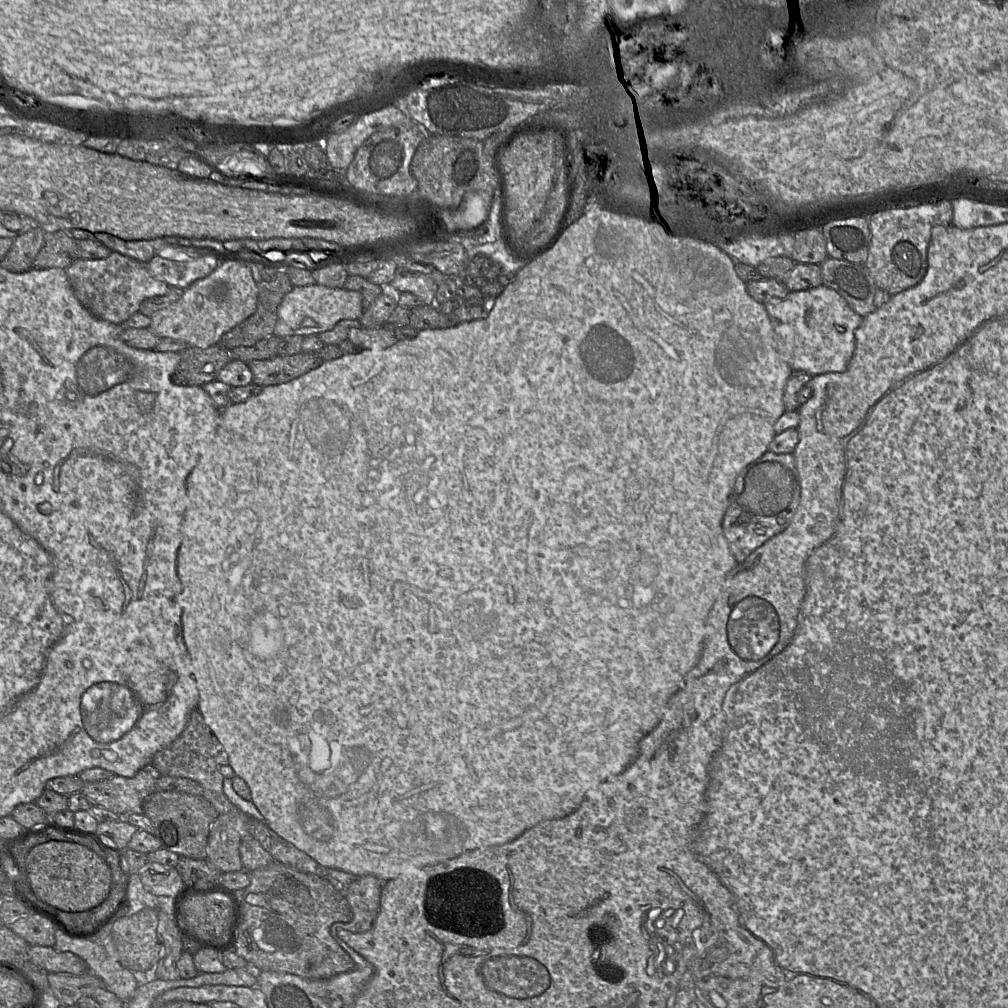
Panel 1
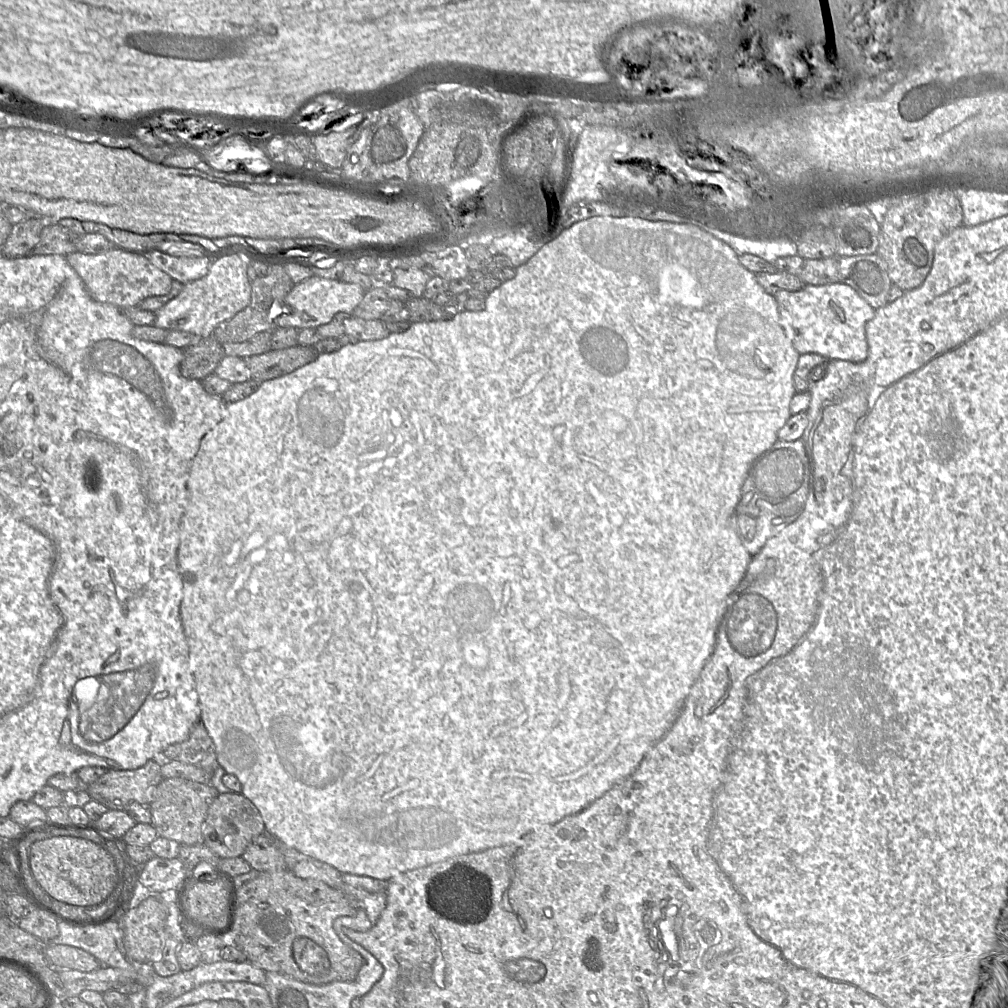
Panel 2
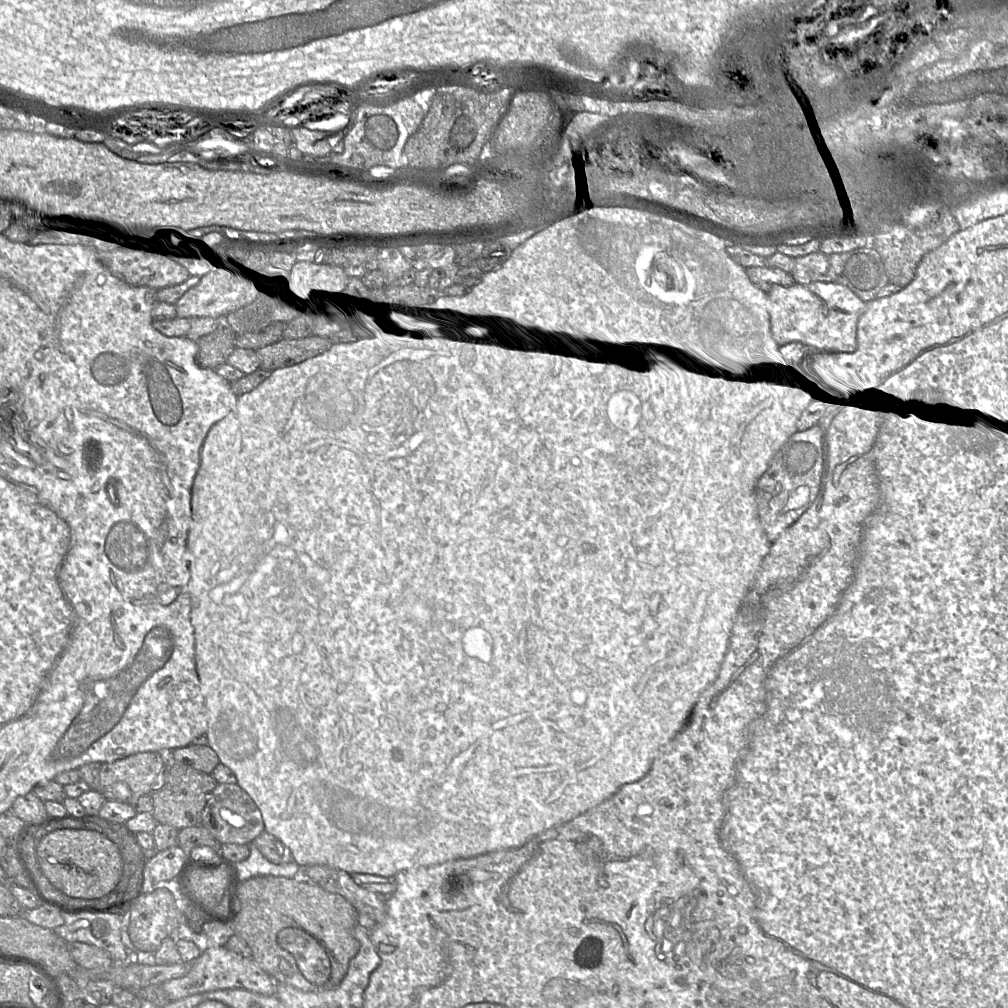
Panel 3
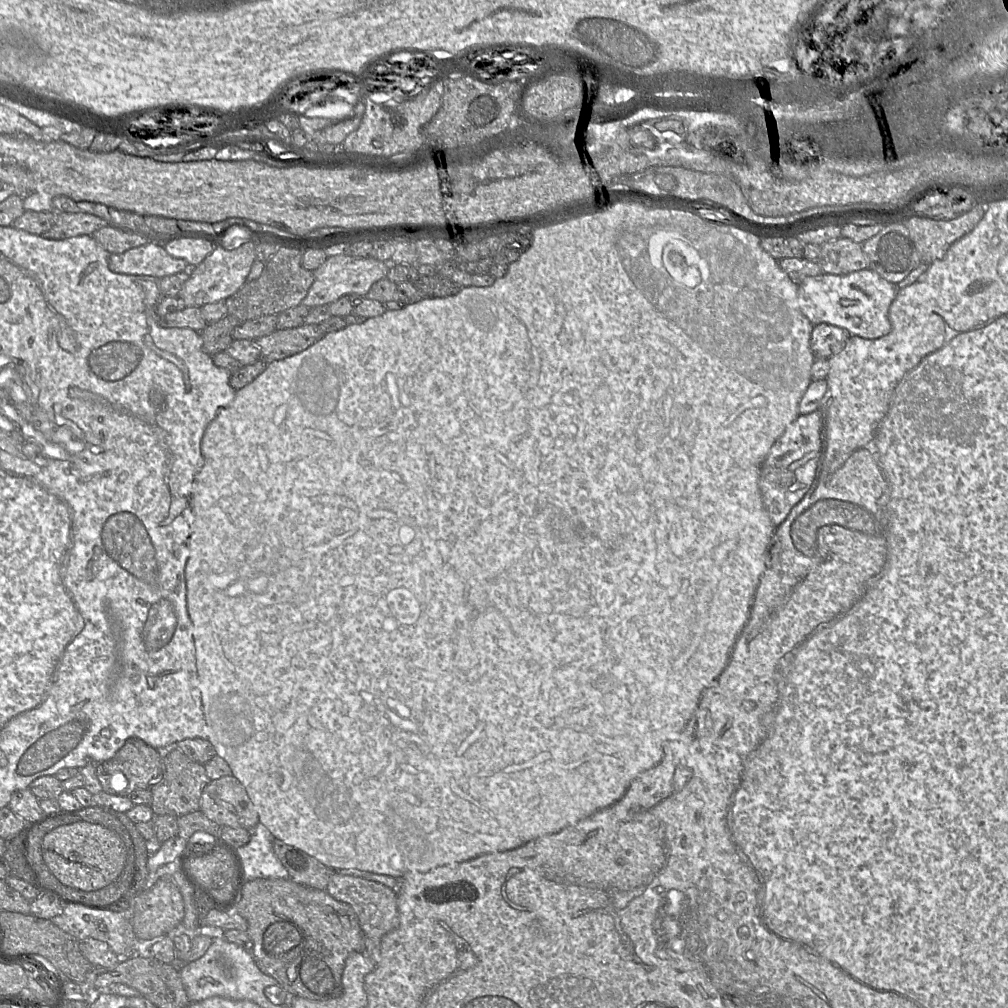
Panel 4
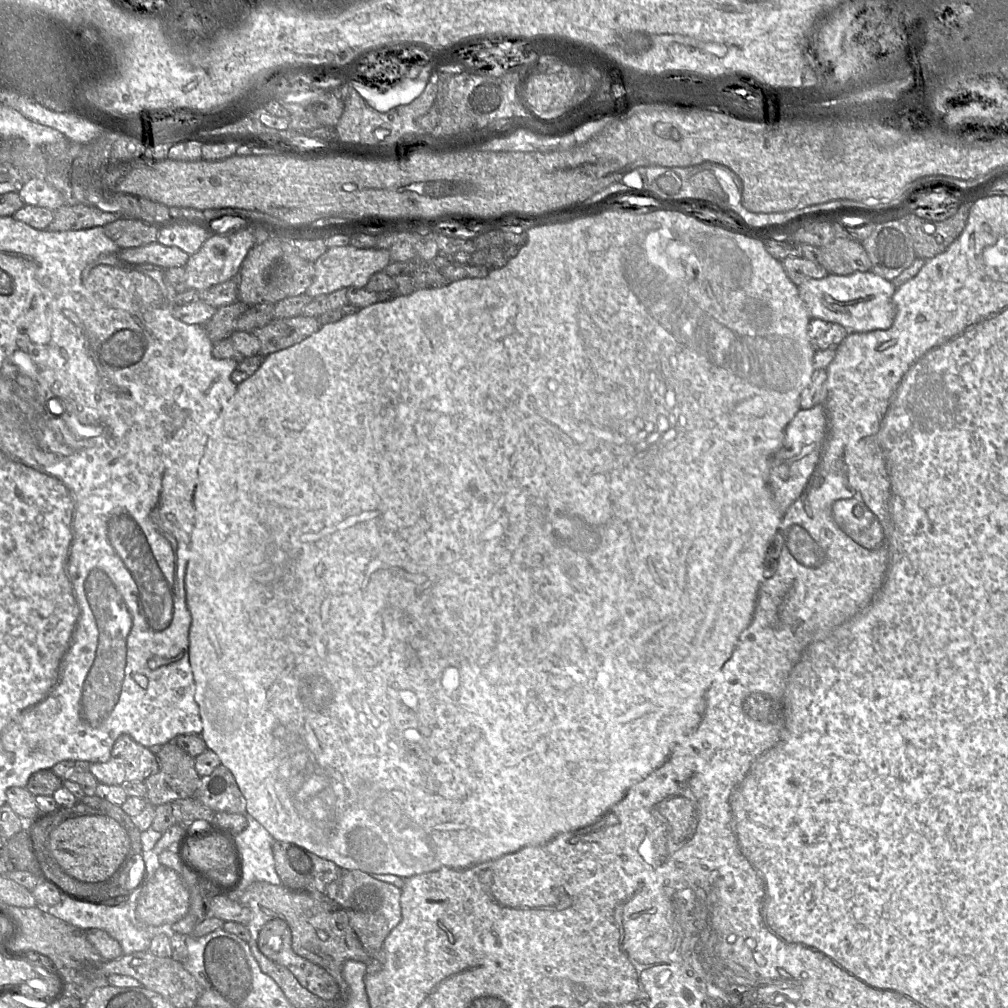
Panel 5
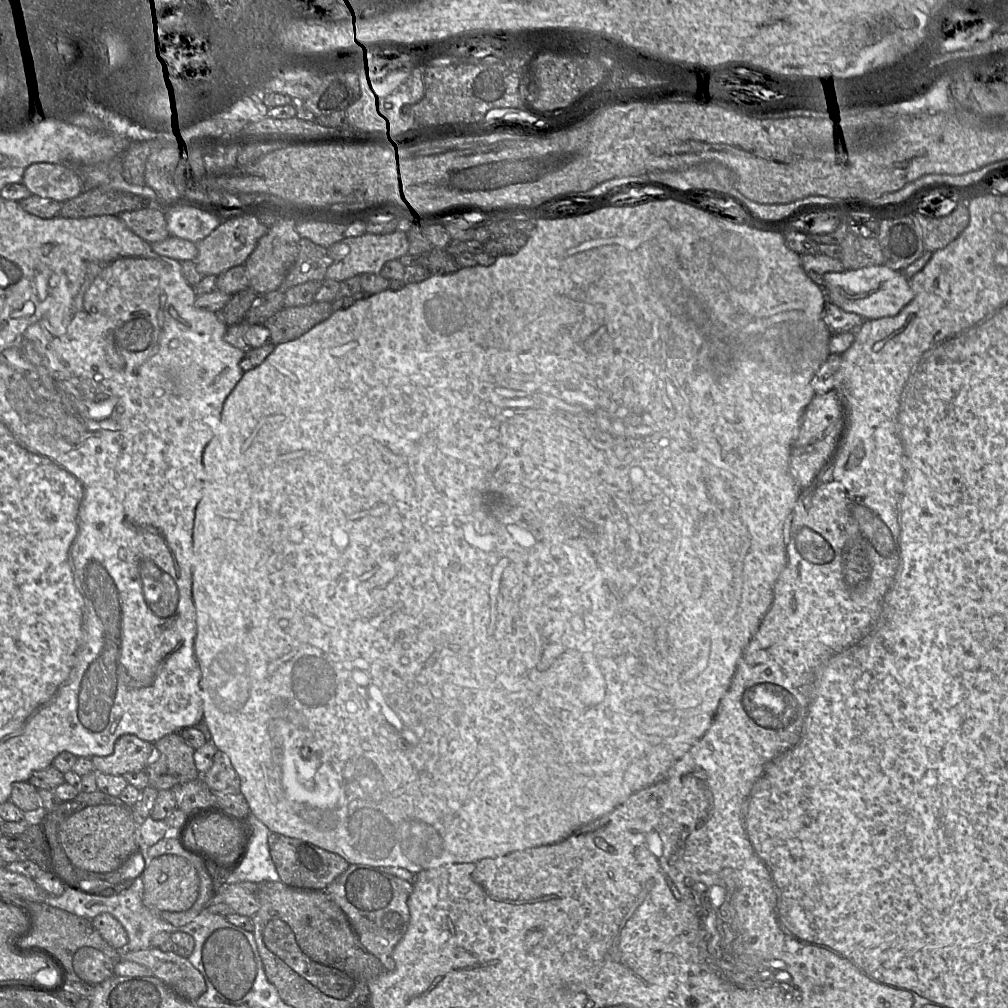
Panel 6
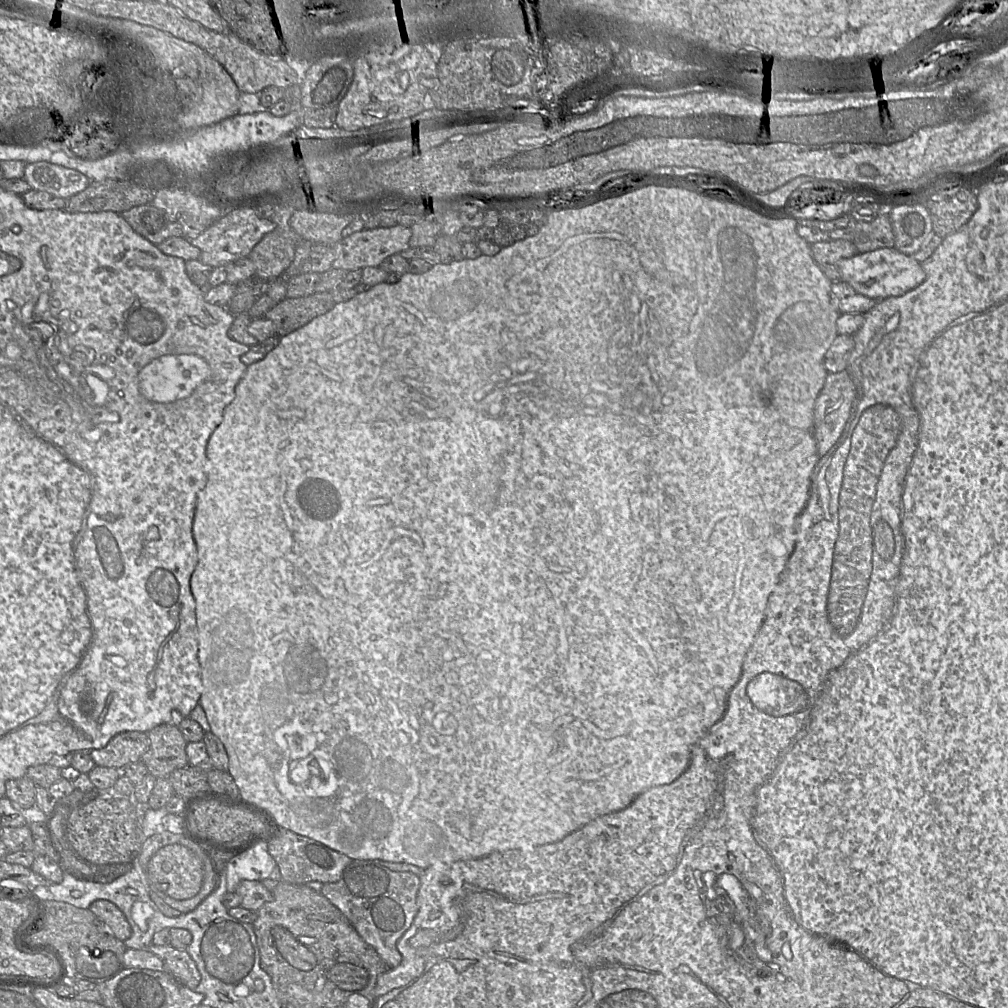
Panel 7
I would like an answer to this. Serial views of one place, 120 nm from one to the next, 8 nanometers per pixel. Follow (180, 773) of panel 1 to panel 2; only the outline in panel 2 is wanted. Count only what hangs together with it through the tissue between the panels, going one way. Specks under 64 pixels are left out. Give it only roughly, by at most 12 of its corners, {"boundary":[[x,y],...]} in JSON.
{"boundary":[[203,723],[168,746],[163,760],[178,760],[214,774],[220,765]]}

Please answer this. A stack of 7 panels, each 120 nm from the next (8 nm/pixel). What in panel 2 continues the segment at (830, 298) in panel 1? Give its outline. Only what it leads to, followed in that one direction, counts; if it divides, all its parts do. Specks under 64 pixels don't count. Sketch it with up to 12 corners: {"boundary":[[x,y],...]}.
{"boundary":[[841,282],[773,296],[800,355],[867,358],[876,310]]}

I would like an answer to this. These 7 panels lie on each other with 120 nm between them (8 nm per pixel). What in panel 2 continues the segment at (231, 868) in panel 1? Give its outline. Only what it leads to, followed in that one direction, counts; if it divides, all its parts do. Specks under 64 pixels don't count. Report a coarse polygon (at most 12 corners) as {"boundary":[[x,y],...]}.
{"boundary":[[219,793],[203,843],[220,858],[242,856],[265,833],[242,793]]}

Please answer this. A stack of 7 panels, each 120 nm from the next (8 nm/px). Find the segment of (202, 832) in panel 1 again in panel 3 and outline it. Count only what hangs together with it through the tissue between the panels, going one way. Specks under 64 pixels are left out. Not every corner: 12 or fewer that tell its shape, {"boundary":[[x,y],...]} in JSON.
{"boundary":[[169,760],[151,793],[158,823],[199,825],[218,782]]}

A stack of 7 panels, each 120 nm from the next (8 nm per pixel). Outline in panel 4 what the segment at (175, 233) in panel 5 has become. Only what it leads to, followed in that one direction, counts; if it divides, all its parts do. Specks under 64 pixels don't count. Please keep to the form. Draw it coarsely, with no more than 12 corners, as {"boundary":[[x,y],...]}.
{"boundary":[[197,233],[162,246],[190,268],[214,249],[214,241]]}

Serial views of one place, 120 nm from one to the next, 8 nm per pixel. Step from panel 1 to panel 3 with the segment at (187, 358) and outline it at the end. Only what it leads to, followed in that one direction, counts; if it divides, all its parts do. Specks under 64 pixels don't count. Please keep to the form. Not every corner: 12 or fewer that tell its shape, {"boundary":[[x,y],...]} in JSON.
{"boundary":[[219,325],[199,338],[196,362],[215,369],[227,363],[235,333]]}

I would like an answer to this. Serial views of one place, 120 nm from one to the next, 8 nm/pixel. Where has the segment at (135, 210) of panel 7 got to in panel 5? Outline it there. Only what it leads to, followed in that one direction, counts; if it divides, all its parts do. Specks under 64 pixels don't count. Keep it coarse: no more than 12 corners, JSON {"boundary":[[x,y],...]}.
{"boundary":[[121,217],[104,227],[120,249],[157,242],[159,226]]}

